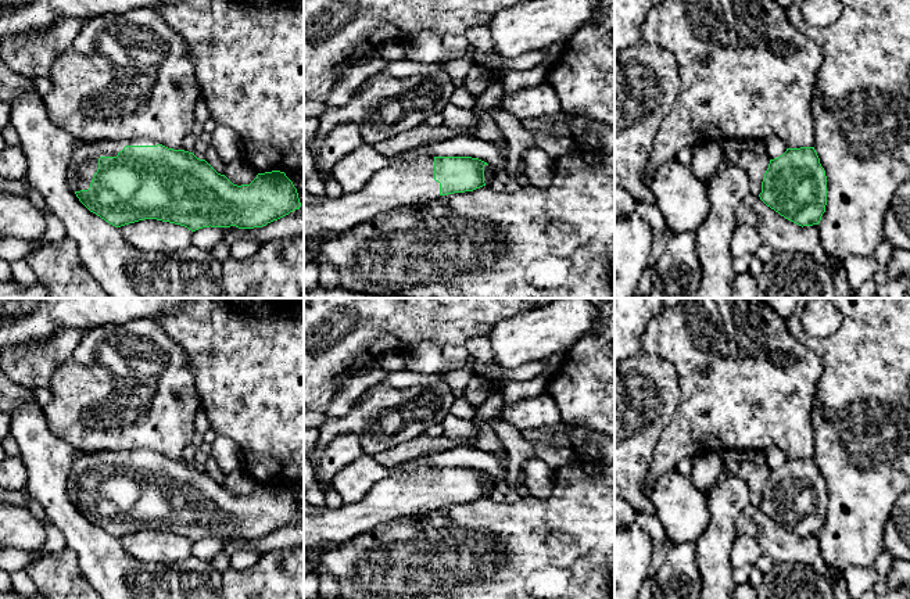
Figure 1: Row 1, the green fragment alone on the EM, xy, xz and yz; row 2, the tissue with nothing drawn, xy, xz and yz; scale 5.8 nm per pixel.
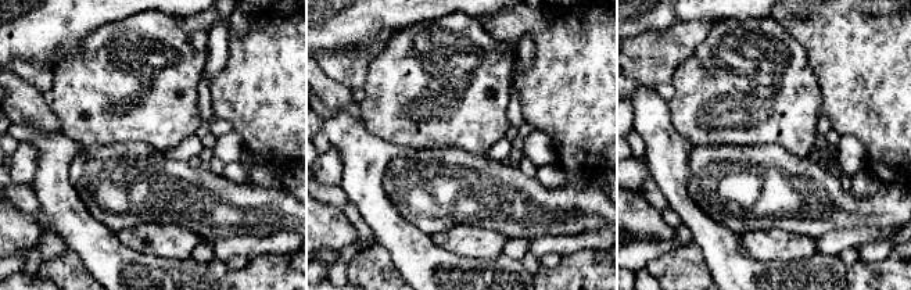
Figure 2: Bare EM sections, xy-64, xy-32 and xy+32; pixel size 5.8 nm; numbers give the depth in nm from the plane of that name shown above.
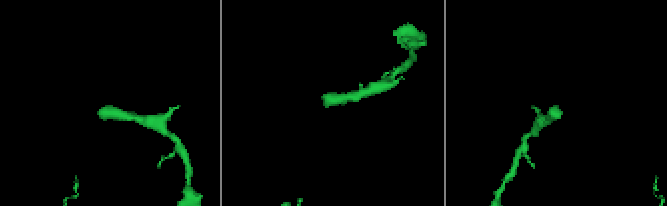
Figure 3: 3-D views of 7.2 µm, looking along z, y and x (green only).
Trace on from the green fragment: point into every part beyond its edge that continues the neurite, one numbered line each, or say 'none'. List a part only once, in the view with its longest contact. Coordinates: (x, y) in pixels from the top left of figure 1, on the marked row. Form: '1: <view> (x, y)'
1: xy (83, 164)

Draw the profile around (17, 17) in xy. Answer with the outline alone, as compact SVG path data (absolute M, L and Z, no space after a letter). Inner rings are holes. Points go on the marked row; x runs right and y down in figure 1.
M0 0L0 40L44 31L65 18L87 21L140 7L161 7L168 0Z

